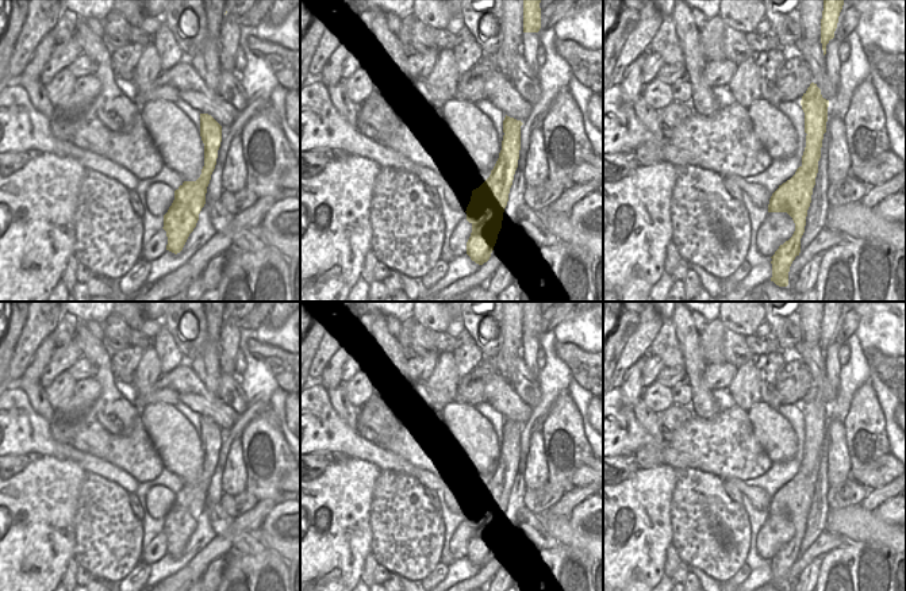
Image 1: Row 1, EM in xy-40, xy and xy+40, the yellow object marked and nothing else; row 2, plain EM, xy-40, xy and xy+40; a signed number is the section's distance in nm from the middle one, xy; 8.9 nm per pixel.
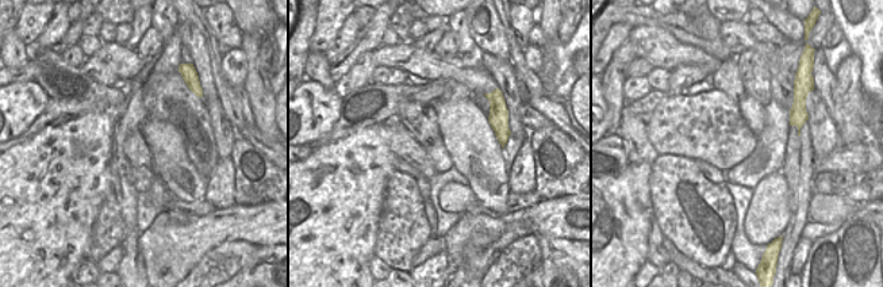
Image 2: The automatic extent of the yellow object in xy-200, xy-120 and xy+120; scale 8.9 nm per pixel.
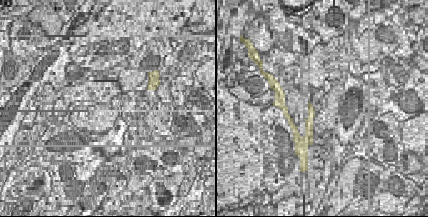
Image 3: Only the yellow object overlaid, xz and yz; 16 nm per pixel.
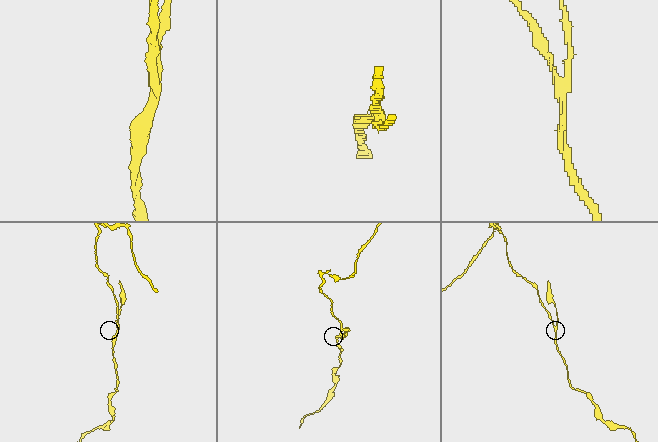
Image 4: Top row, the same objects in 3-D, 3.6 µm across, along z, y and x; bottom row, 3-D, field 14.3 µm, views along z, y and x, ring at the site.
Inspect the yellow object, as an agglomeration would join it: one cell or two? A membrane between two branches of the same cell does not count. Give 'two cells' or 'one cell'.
two cells

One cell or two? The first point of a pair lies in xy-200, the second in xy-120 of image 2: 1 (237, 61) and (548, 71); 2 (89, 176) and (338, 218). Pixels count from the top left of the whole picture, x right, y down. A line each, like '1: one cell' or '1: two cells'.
1: two cells
2: one cell

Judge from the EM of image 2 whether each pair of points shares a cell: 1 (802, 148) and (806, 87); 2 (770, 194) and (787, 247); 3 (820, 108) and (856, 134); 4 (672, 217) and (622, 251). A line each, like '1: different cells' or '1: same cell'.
1: same cell
2: different cells
3: different cells
4: different cells

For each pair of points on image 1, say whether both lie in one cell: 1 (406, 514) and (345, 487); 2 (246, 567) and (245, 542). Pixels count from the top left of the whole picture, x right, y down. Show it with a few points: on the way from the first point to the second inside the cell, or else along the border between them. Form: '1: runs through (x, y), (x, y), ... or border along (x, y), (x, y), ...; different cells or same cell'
1: border along (380, 469), (369, 506), (369, 528), (372, 532); different cells
2: border along (268, 549), (260, 553), (231, 551); different cells

